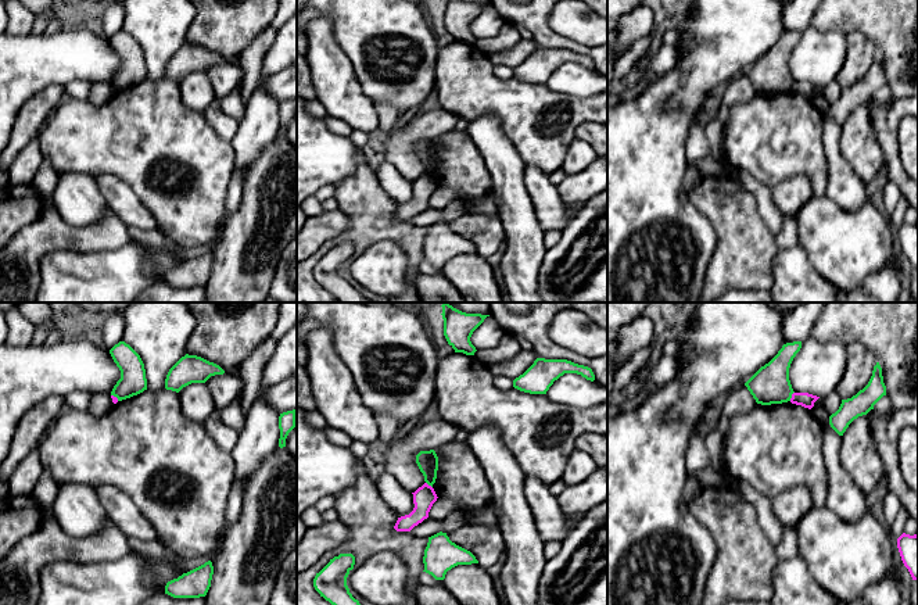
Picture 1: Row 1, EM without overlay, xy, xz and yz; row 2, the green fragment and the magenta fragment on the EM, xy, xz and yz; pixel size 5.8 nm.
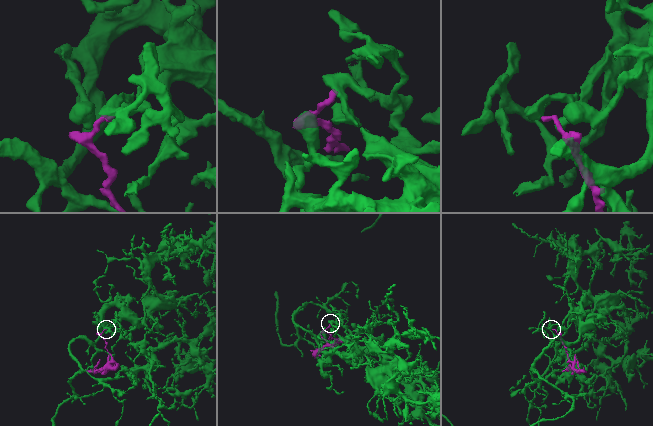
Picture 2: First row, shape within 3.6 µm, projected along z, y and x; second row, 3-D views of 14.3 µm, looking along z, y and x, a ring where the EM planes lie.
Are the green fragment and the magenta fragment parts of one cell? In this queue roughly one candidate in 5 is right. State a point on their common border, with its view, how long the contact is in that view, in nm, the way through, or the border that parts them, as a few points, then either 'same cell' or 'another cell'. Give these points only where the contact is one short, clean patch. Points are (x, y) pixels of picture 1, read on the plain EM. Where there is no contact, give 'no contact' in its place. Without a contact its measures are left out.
yz (791, 85) | 60 nm | another cell

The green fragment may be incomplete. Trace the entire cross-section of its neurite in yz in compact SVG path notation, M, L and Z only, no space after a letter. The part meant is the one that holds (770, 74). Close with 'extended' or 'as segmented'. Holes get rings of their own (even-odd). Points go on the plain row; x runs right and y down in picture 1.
M802 31L783 33L778 43L745 72L757 93L790 90L795 80L789 69L789 57L800 37Z; as segmented

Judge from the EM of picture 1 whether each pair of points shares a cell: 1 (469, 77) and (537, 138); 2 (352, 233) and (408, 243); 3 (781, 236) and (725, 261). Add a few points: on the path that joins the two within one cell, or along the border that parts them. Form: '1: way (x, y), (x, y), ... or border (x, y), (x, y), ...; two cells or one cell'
1: way (486, 93), (495, 96), (520, 121); one cell
2: way (366, 232), (394, 232); one cell
3: border (774, 235), (780, 249); two cells

